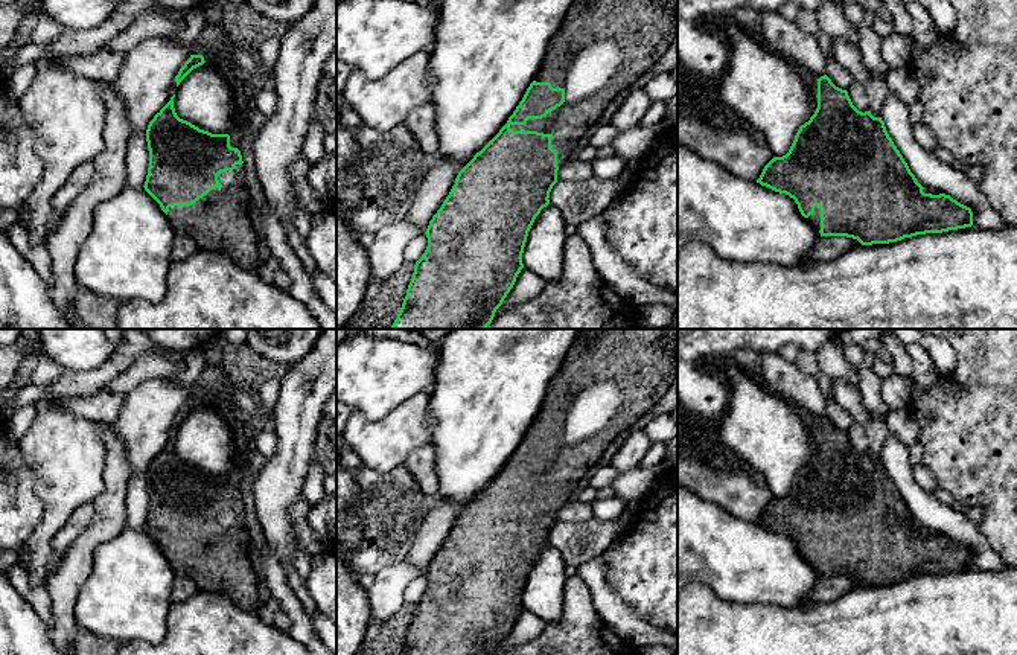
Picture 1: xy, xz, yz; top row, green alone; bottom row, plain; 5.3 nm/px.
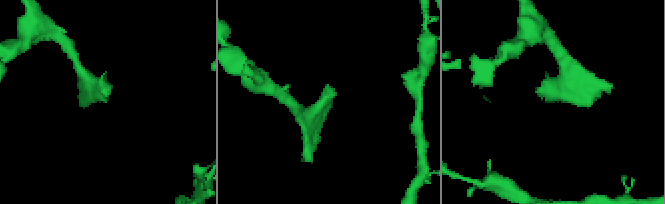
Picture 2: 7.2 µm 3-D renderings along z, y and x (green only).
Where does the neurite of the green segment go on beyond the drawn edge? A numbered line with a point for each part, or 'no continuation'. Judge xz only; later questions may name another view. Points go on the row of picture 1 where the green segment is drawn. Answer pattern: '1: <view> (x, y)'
no continuation

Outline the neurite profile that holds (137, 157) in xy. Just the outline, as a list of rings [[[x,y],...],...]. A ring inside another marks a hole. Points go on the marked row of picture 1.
[[[146,131],[131,136],[126,152],[126,187],[142,189],[149,168]]]

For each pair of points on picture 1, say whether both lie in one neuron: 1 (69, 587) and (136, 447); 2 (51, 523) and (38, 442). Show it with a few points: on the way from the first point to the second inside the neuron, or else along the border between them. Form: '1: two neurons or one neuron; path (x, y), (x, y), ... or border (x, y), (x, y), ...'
1: two neurons; border (114, 428), (124, 445), (133, 476)
2: one neuron; path (57, 503), (57, 462)

